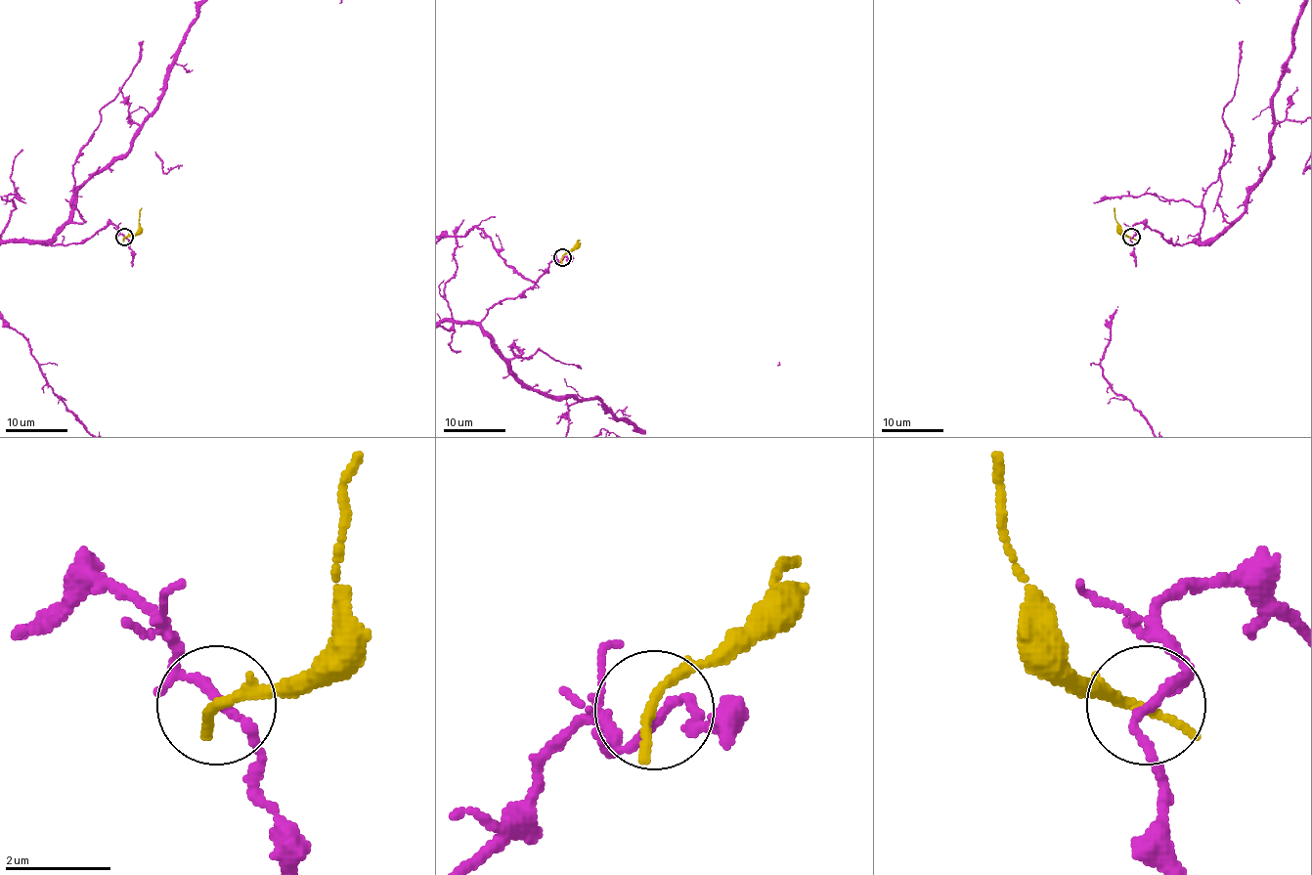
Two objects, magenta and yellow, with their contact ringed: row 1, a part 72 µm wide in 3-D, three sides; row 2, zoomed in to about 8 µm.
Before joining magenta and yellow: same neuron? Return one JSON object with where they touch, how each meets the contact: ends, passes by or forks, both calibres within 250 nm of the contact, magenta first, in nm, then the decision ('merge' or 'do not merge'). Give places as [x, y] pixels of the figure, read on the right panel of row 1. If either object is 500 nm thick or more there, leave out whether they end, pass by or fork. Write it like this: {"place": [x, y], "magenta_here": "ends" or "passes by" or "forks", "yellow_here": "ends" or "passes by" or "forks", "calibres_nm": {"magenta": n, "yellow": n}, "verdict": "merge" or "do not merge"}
{"place": [1131, 237], "magenta_here": "passes by", "yellow_here": "ends", "calibres_nm": {"magenta": 160, "yellow": 240}, "verdict": "do not merge"}

